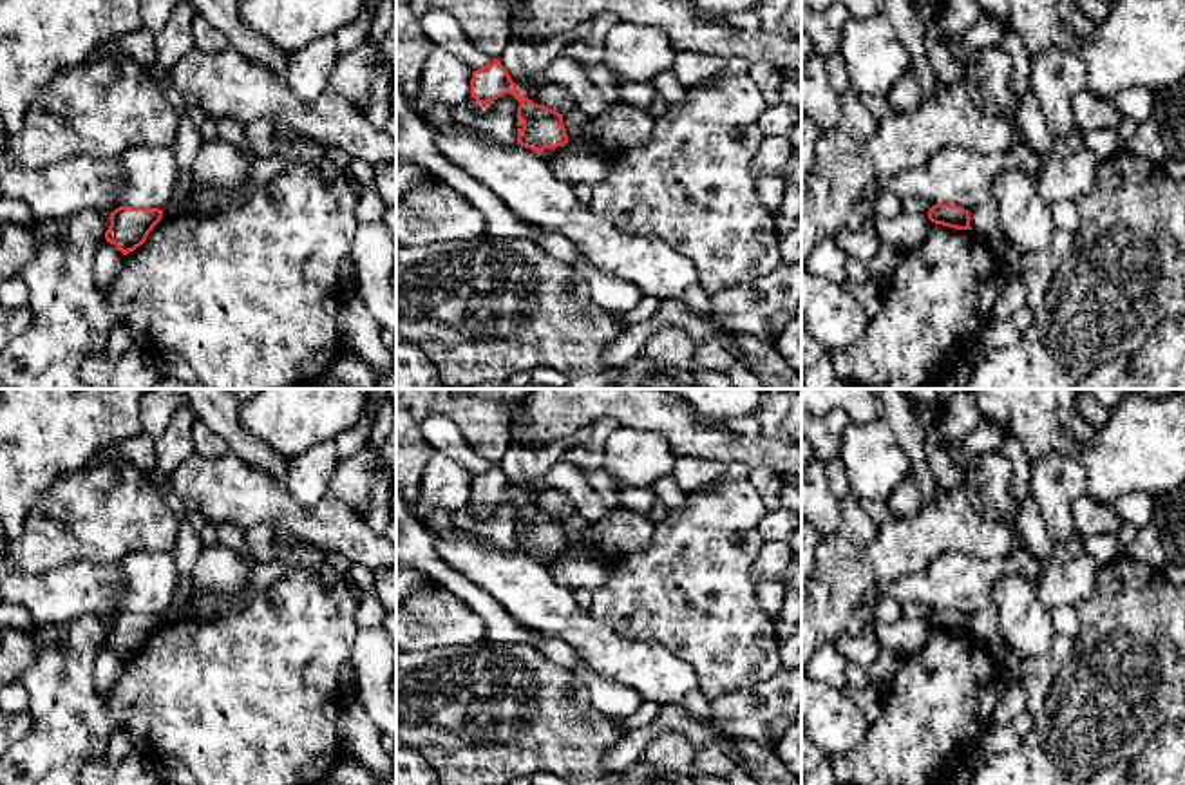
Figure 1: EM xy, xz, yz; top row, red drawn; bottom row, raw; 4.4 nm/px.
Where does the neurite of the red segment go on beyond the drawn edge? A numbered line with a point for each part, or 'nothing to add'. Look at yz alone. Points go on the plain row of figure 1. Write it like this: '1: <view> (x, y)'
1: yz (983, 624)

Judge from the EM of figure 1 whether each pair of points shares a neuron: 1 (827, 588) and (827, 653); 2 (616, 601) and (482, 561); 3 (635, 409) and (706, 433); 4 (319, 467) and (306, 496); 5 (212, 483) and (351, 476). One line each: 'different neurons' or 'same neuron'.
1: different neurons
2: different neurons
3: same neuron
4: same neuron
5: different neurons

